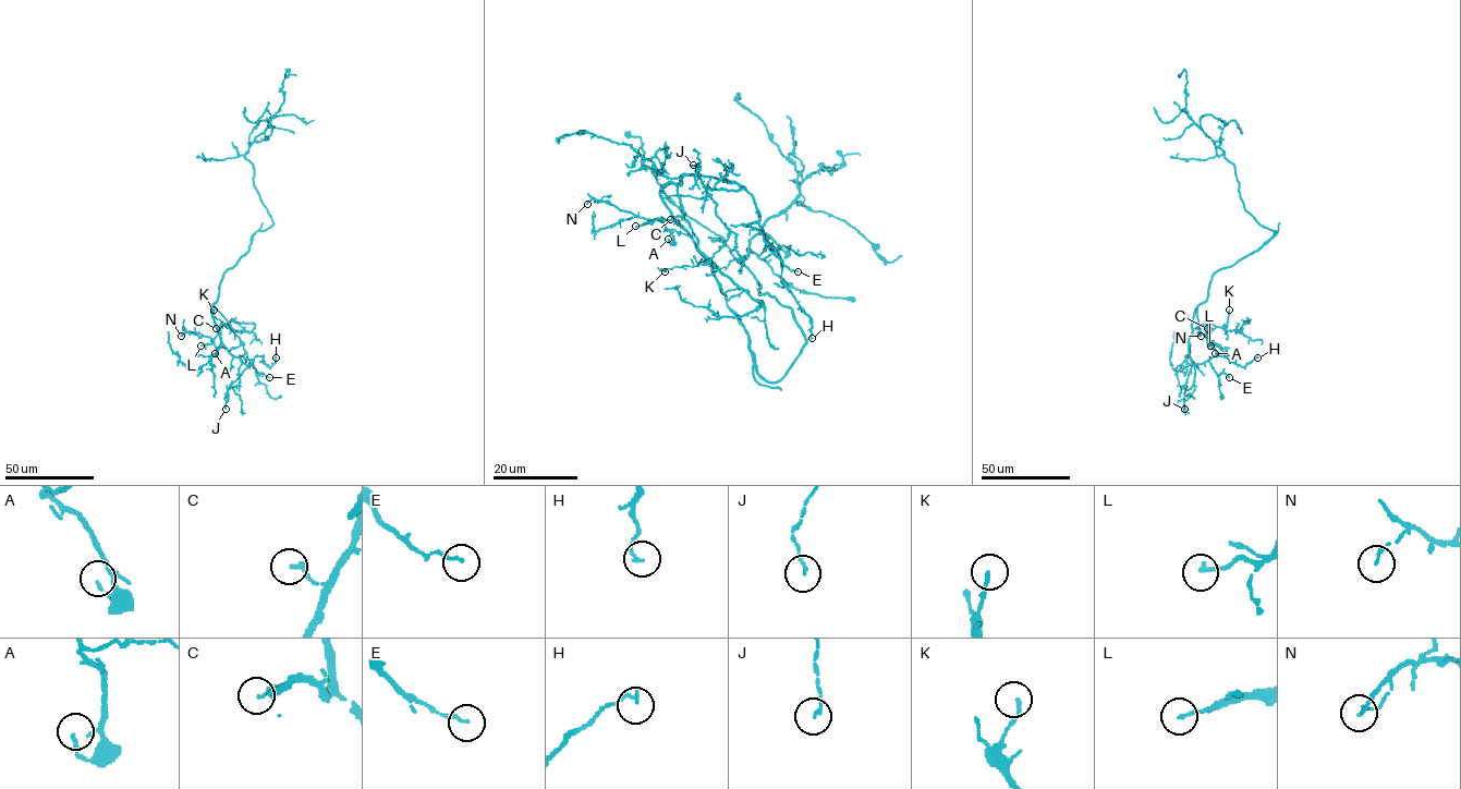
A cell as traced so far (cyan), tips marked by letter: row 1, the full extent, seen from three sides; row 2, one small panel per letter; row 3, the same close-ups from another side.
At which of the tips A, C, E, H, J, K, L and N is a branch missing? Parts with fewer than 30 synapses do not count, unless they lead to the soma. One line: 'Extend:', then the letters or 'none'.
Extend: none

